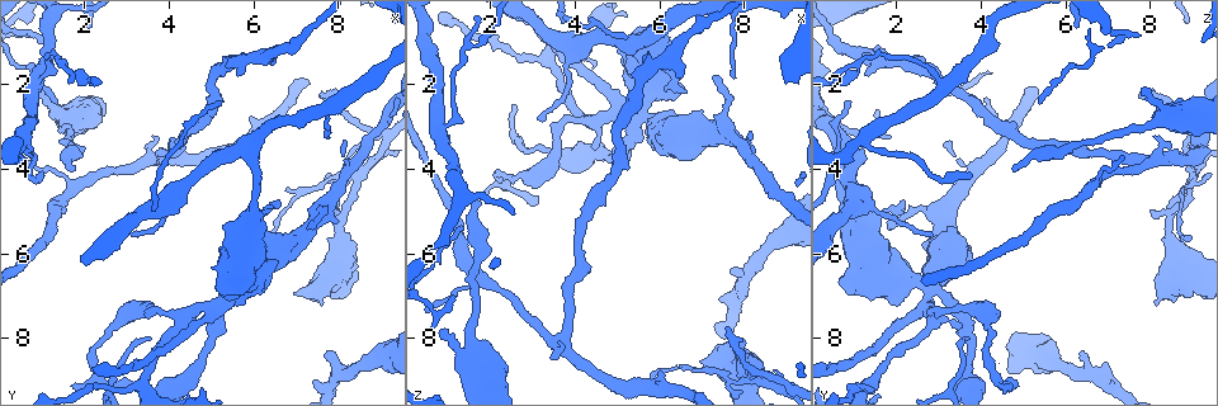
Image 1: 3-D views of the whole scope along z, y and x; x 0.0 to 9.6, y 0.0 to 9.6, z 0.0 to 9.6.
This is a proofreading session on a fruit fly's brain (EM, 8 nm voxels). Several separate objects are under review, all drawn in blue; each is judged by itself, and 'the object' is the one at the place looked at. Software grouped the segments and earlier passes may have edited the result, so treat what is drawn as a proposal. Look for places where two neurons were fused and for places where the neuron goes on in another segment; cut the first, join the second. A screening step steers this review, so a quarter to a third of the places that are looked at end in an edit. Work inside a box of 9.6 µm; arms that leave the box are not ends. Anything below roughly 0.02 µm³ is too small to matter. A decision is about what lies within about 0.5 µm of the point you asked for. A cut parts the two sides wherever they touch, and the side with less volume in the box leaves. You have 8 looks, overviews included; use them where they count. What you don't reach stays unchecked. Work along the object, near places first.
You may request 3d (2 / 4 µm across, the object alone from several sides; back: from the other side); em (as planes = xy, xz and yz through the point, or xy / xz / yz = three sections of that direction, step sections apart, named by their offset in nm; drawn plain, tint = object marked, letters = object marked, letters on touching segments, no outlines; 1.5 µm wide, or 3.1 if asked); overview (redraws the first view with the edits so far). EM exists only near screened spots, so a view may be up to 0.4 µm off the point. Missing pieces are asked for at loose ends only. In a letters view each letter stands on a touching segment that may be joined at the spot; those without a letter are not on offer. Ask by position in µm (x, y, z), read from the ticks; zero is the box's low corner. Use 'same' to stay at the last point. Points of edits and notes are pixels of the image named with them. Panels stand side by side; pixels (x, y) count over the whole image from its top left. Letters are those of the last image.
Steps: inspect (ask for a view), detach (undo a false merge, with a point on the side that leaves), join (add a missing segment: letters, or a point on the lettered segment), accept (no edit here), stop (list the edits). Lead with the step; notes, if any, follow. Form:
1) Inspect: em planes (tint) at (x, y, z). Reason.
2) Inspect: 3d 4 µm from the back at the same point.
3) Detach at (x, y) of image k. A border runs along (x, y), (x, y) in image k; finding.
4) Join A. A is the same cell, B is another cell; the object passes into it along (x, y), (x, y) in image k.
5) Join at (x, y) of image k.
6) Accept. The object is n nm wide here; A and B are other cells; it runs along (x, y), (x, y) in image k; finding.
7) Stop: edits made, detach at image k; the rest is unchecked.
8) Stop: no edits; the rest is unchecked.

Inspect: 3d 2 µm at (7.60, 2.30, 7.75). Thin end.

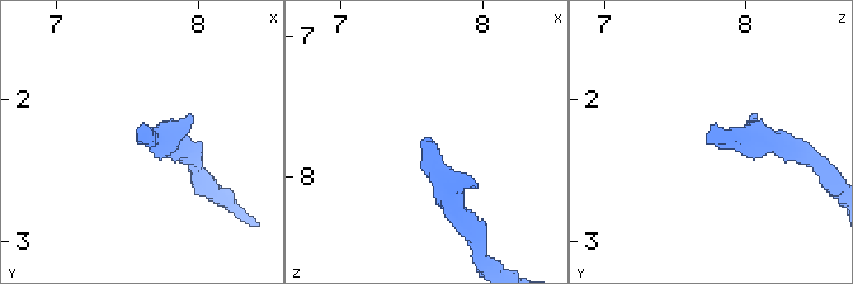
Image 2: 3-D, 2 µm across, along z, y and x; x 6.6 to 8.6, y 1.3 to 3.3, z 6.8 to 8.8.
Inspect: em planes (letters) at (7.60, 2.28, 7.70). Now the EM.

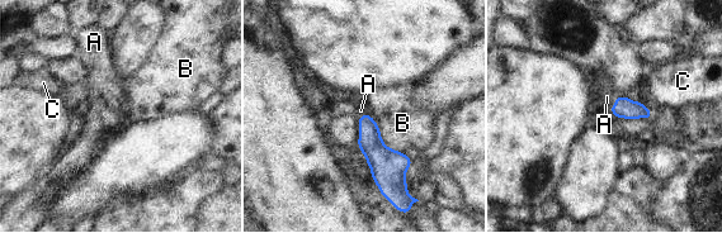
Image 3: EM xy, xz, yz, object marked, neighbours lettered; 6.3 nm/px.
Join at (607, 96) of image 3. A is the same cell, B and C are other cells; the object passes into it along (623, 108), (613, 105), (607, 96) in image 3; it goes on there.

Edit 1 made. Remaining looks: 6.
Inspect: 3d 2 µm from the back at (0.80, 2.10, 7.85). Branch stops here.

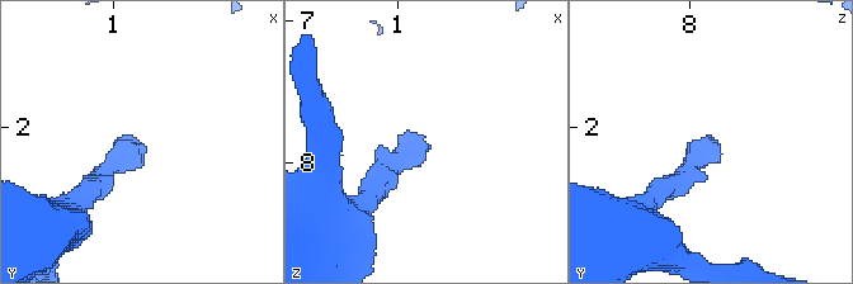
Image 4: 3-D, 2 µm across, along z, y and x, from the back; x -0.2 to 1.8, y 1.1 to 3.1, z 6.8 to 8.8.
Inspect: em planes (letters) at (0.78, 2.14, 7.84).

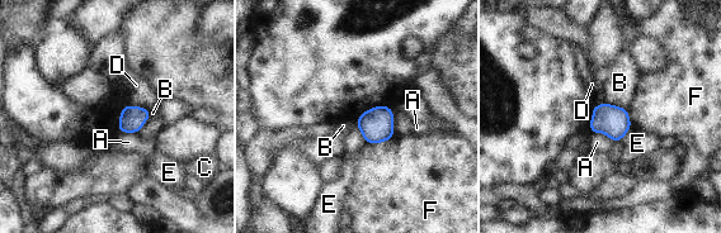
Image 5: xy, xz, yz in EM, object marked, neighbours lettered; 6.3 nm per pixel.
Accept. A, B, C, D, E and F are other cells; a border runs along (392, 113), (394, 136) in image 5; none of them fits.

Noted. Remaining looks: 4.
Stop: edits made, join at image 3; the rest is unchecked.

